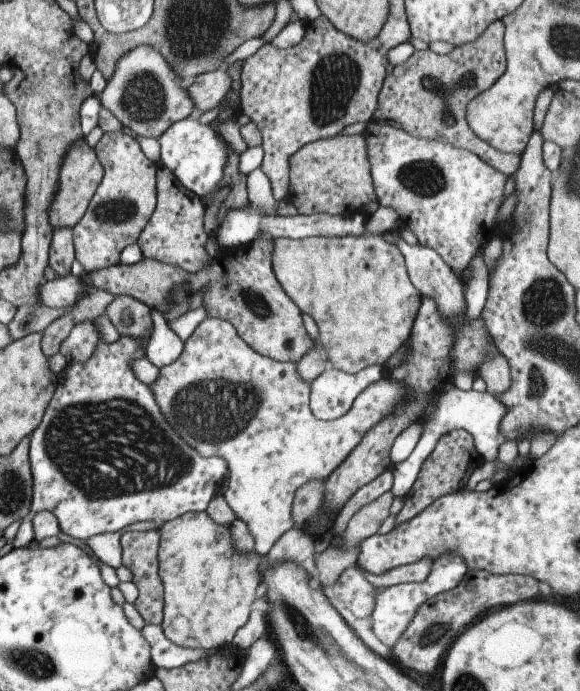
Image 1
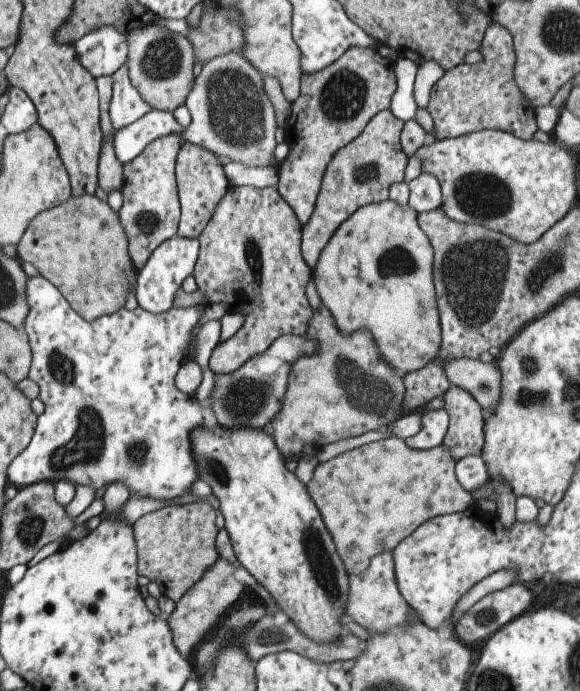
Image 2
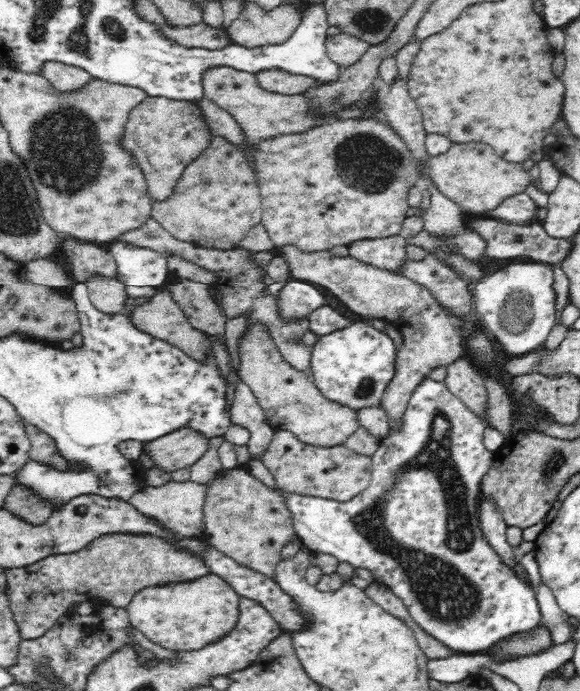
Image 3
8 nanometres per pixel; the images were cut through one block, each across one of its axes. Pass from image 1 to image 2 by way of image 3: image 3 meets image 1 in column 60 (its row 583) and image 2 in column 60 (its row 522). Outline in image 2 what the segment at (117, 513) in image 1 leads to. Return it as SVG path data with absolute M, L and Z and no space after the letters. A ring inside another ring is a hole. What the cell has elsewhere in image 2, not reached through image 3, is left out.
M43 276L27 280L25 300L27 300L29 310L27 310L27 318L23 320L23 330L25 330L25 334L29 338L29 346L31 346L31 368L29 368L27 378L31 378L39 386L37 398L43 402L45 410L41 416L37 416L37 426L35 426L35 432L33 432L27 448L23 452L19 452L17 458L13 458L13 462L7 466L7 484L15 486L15 490L21 490L21 488L37 484L37 482L53 482L55 484L59 480L67 480L75 486L85 486L85 488L91 486L95 490L103 488L103 486L111 486L111 484L125 484L131 498L159 500L159 502L173 502L173 500L185 498L185 494L191 492L193 482L199 480L199 472L197 472L197 464L193 460L193 446L191 446L189 436L195 428L203 426L203 416L201 416L201 406L197 404L195 396L187 396L175 388L175 374L185 362L185 350L189 348L189 340L191 340L195 326L201 322L205 306L169 308L161 314L149 314L147 310L143 310L139 306L133 310L121 308L109 316L101 316L93 322L87 322L79 314L75 314L75 310L71 310L67 300L63 298L63 294Z

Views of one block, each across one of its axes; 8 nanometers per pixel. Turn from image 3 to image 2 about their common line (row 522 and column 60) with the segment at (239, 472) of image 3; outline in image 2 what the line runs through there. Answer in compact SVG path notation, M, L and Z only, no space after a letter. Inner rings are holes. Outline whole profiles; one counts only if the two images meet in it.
M95 196L69 198L57 208L39 212L17 244L17 258L19 262L29 262L39 272L39 276L49 280L63 294L71 310L75 310L75 314L79 314L87 322L121 310L127 292L133 290L137 280L137 270L127 252L127 236L123 226L119 224L119 212L113 214L107 202L101 202Z

